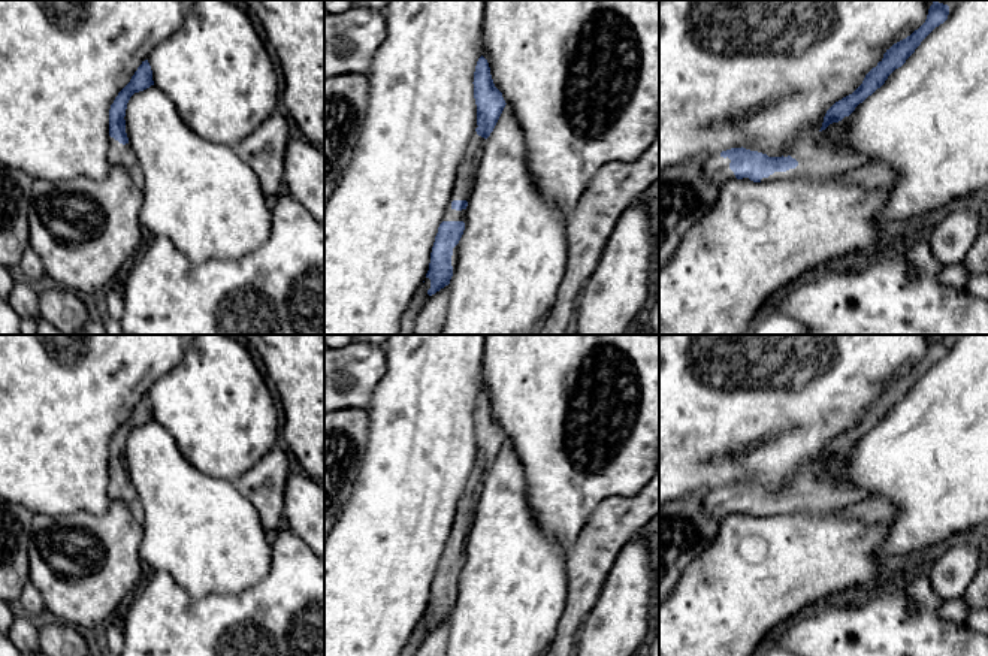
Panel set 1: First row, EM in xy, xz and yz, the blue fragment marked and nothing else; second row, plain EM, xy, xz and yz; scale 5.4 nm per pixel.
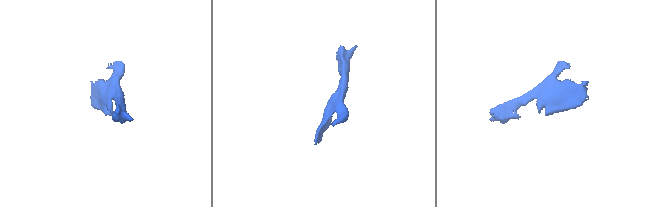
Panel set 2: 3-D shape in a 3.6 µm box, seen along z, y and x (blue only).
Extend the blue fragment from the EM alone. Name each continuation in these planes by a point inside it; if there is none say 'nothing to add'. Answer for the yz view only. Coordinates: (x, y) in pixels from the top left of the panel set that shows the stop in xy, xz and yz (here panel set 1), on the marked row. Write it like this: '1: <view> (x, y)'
1: yz (824, 153)

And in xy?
1: xy (124, 156)

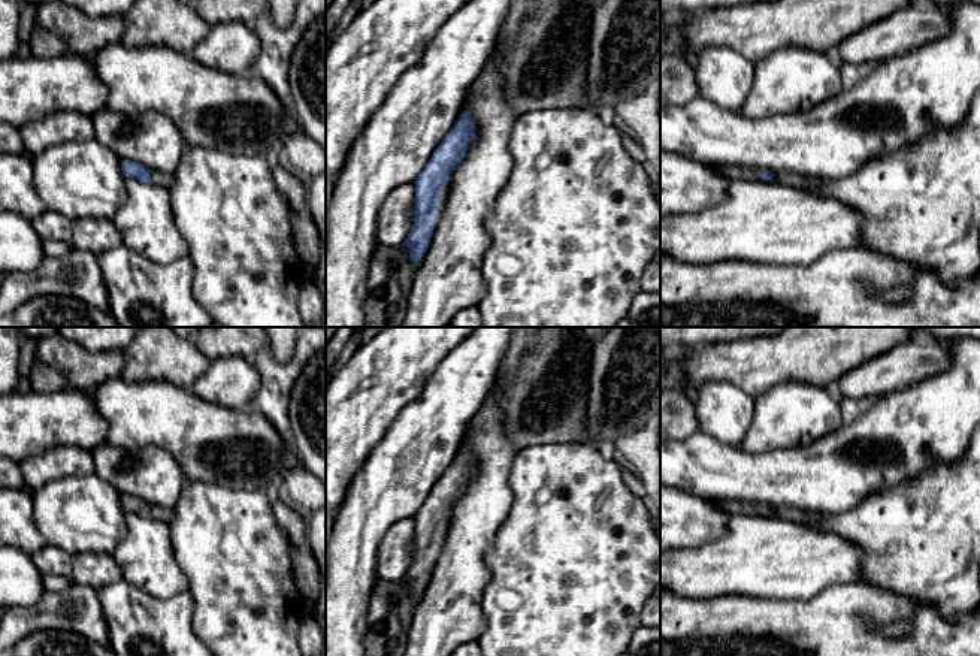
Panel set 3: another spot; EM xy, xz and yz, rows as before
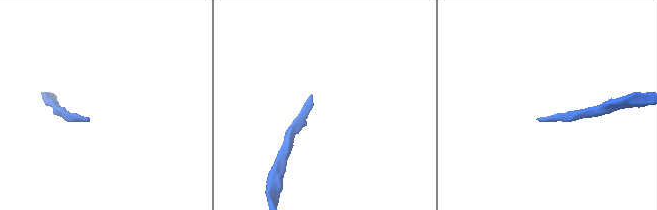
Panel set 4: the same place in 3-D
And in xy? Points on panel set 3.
1: xy (157, 178)

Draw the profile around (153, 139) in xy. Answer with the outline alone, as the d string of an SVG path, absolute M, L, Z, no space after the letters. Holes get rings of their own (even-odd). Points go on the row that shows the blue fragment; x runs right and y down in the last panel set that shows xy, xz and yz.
M105 108L91 120L97 142L152 172L173 173L187 146L173 120L157 111L128 117Z

